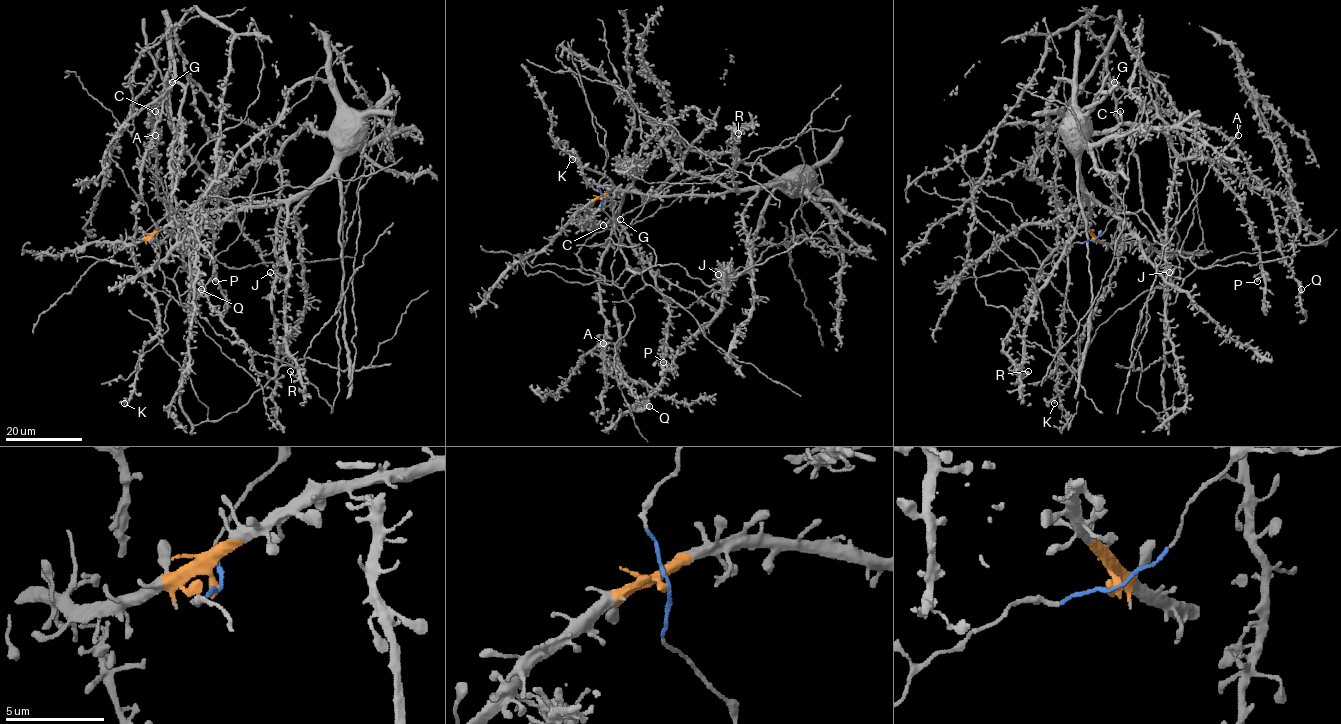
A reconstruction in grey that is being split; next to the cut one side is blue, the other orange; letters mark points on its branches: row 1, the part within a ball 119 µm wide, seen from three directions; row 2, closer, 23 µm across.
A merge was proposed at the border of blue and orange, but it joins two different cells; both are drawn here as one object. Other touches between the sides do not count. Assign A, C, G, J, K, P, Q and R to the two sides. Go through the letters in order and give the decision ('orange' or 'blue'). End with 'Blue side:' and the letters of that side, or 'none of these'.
A: blue
C: blue
G: blue
J: orange
K: blue
P: blue
Q: blue
R: orange
Blue side: A, C, G, K, P, Q

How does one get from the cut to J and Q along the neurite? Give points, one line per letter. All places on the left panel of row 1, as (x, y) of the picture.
J: (155, 239), (177, 221), (301, 197), (335, 158), (335, 143), (311, 125), (279, 156), (274, 278), (270, 272)
Q: (155, 239), (171, 210), (191, 274), (190, 300), (179, 301), (174, 276), (186, 263), (169, 250), (202, 289)

